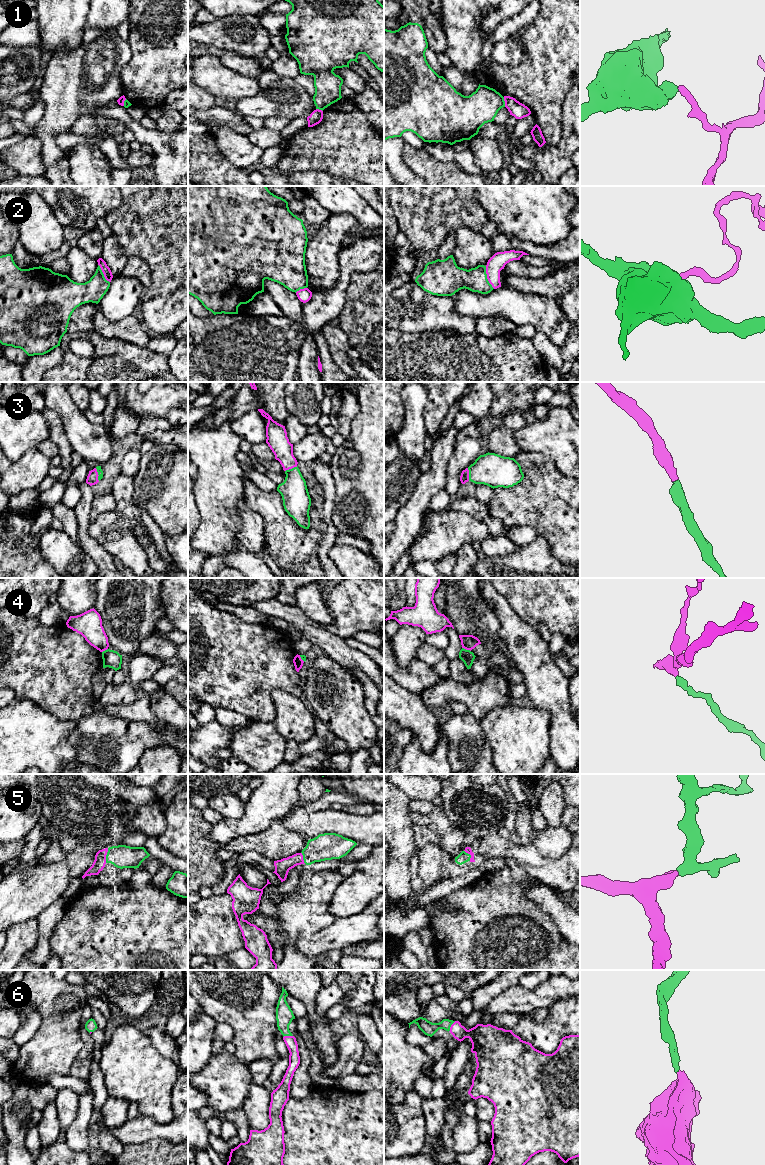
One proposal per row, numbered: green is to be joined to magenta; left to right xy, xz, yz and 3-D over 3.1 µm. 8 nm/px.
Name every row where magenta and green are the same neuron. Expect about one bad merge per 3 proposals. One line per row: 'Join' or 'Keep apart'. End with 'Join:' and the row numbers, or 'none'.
1: Keep apart
2: Keep apart
3: Join
4: Keep apart
5: Join
6: Join
Join: 3, 5, 6

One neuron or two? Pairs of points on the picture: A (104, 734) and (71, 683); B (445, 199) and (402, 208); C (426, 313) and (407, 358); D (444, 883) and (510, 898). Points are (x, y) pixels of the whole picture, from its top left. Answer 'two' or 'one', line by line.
A: two
B: one
C: two
D: two

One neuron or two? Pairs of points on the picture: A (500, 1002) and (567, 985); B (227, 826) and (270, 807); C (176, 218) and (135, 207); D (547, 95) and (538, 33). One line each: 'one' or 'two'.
A: one
B: one
C: one
D: one

